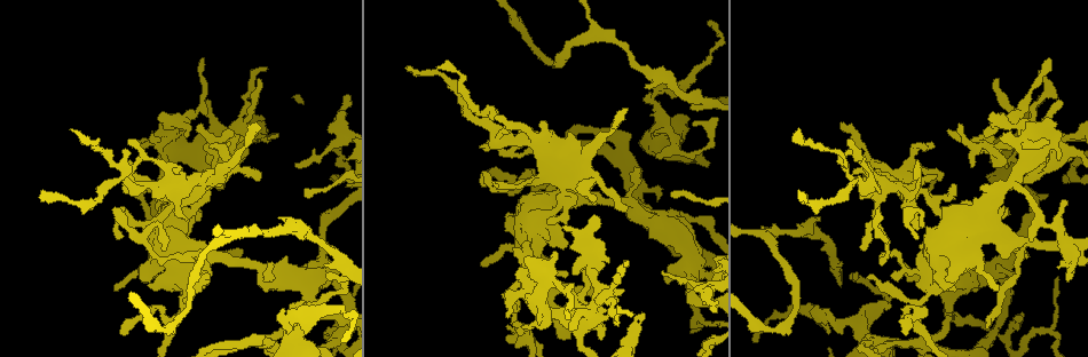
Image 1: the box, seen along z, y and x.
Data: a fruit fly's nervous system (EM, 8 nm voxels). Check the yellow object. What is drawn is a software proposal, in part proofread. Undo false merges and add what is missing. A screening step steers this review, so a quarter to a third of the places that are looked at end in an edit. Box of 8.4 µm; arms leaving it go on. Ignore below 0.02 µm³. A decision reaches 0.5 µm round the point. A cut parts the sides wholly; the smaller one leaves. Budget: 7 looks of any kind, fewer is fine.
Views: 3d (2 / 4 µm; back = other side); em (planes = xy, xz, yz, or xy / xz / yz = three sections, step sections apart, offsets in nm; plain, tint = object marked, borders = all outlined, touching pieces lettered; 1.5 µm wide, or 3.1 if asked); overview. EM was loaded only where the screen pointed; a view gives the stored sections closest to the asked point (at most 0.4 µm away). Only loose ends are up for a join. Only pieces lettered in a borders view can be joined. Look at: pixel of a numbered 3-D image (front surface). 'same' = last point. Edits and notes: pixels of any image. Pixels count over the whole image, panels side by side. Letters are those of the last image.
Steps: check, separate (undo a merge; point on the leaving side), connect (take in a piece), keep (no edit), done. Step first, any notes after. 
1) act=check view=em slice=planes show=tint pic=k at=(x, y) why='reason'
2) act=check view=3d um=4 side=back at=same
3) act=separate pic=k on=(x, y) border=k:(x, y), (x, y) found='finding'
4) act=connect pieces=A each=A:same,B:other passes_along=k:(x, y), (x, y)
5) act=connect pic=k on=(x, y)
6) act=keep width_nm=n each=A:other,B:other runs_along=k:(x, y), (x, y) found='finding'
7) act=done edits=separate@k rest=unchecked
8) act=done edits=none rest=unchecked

act=check view=em slice=planes show=borders pic=1 at=(878, 206) why='thin end'

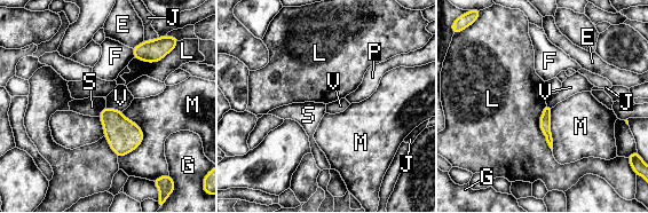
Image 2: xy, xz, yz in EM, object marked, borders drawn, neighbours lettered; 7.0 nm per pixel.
act=keep longest_contact=M:320nm each=E:other,F:other,G:other,J:other,L:other,M:other,P:other,S:other,V:other border=2:(546, 105), (539, 128), (552, 149) found='no lettered piece goes on from it'

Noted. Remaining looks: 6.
act=check view=3d um=4 pic=1 at=(558, 180) why='thin neck'

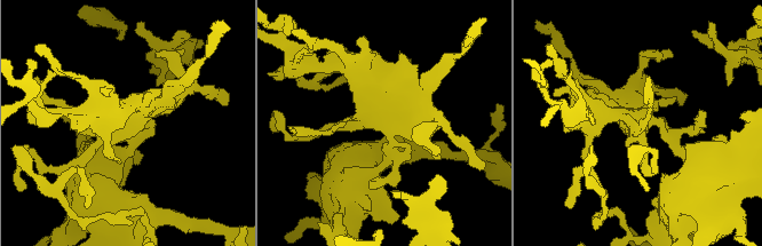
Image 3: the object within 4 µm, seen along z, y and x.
act=check view=em slice=planes show=borders pic=3 at=(637, 117)

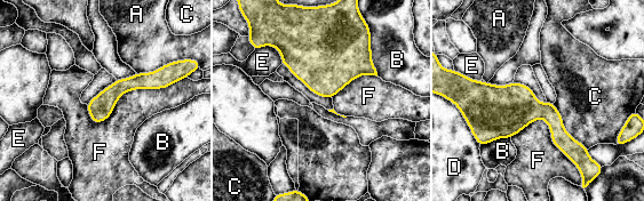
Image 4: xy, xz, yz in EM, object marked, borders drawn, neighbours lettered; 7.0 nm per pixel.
act=keep each=A:other,B:other,C:other,D:other,E:other,F:other border=4:(166, 64), (152, 71), (136, 73) found='one cell here'

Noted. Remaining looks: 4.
act=check view=3d um=4 pic=1 at=(42, 190) why='tapers out'

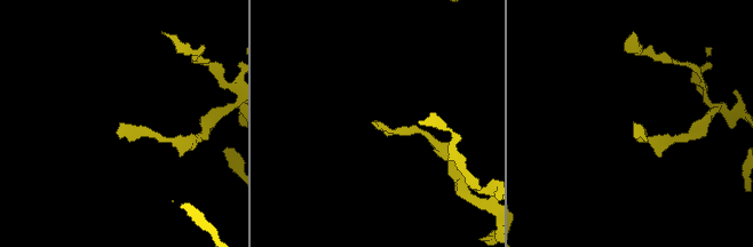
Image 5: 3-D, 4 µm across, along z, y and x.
act=check view=em slice=planes show=borders pic=5 at=(633, 122)

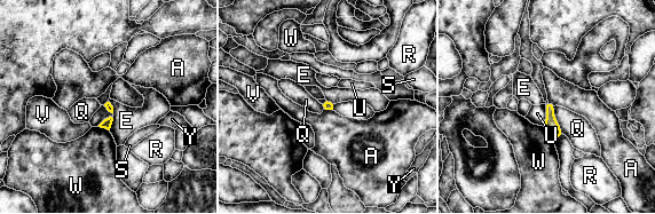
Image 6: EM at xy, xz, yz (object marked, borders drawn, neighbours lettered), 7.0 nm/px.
act=keep longest_contact=Q:220nm each=A:other,E:other,Q:other,R:other,S:other,U:other,V:other,W:other,Y:other found='none of them fits'

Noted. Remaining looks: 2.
act=done edits=none rest=unchecked

